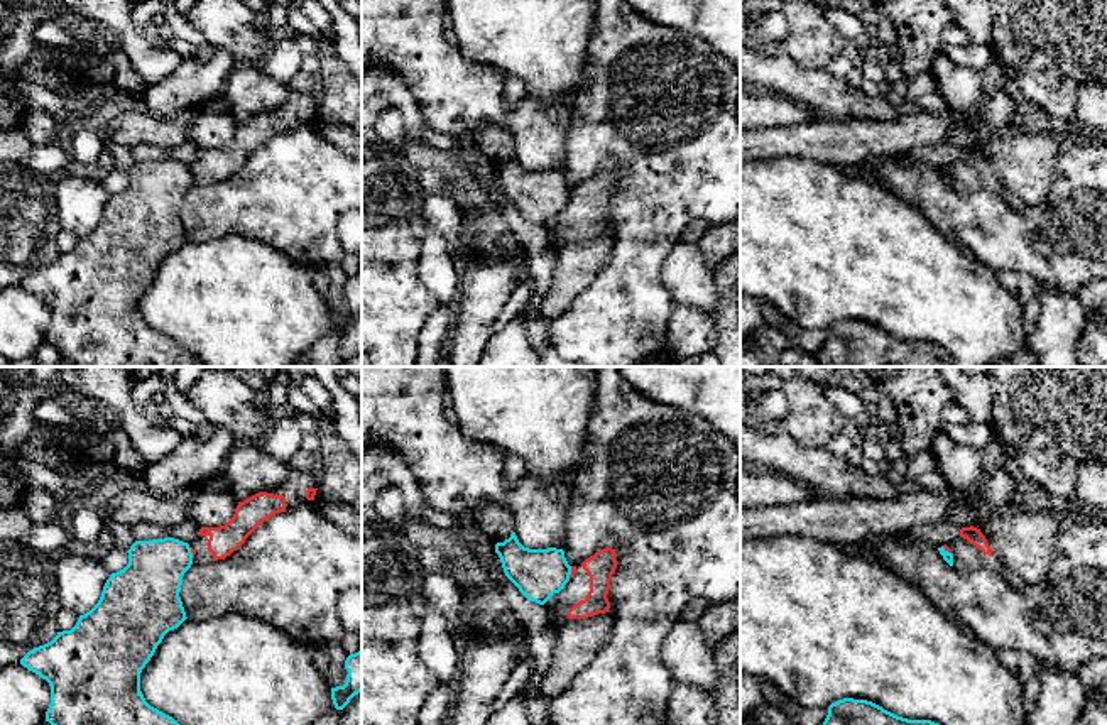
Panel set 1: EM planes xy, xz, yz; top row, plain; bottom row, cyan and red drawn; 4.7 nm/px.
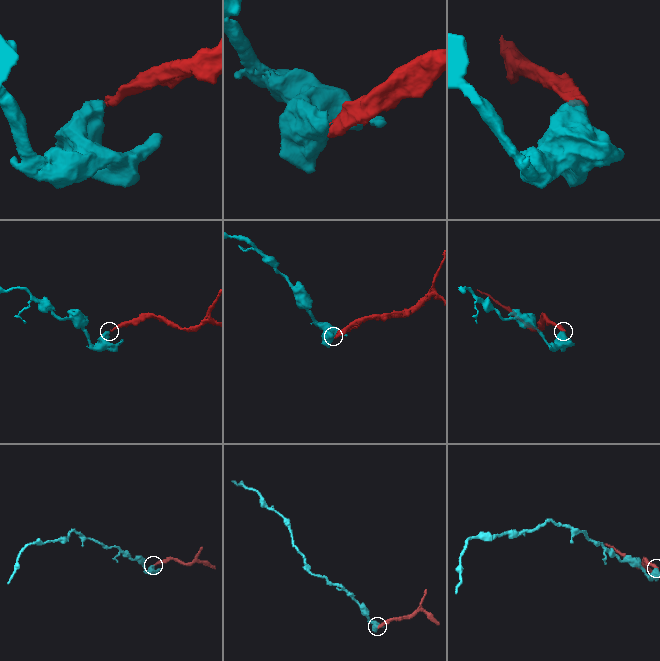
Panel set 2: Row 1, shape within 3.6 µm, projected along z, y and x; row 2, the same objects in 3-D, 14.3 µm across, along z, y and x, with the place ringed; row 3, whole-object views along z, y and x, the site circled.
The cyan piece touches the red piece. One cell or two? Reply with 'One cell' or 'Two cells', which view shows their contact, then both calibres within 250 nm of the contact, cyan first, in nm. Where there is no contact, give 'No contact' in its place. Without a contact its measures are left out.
Two cells. Touches cyan in yz. Thickness 50 nm (cyan) against 20 nm

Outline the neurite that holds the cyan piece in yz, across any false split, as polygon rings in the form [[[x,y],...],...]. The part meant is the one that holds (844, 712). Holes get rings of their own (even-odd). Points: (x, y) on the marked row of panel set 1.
[[[843,698],[828,706],[823,725],[940,725],[931,720],[908,720],[882,706],[867,701]]]

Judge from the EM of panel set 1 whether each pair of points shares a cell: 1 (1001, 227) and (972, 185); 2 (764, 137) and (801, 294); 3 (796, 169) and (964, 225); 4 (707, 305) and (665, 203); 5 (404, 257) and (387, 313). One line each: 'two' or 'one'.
1: two
2: two
3: two
4: two
5: one

